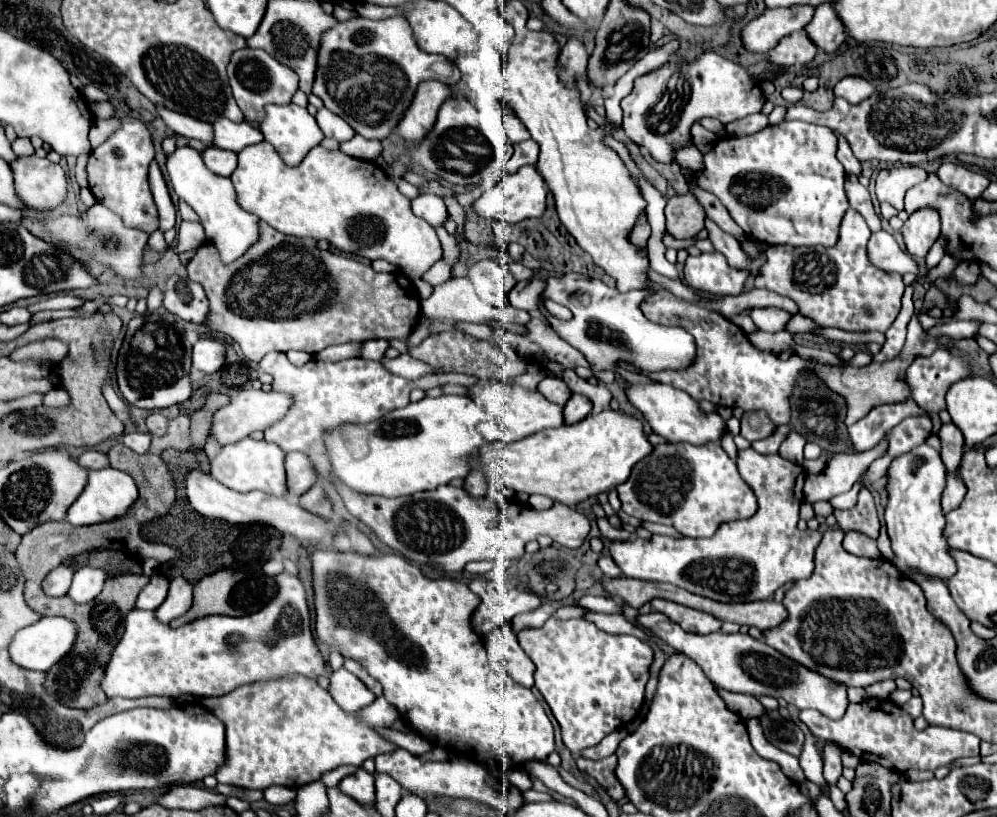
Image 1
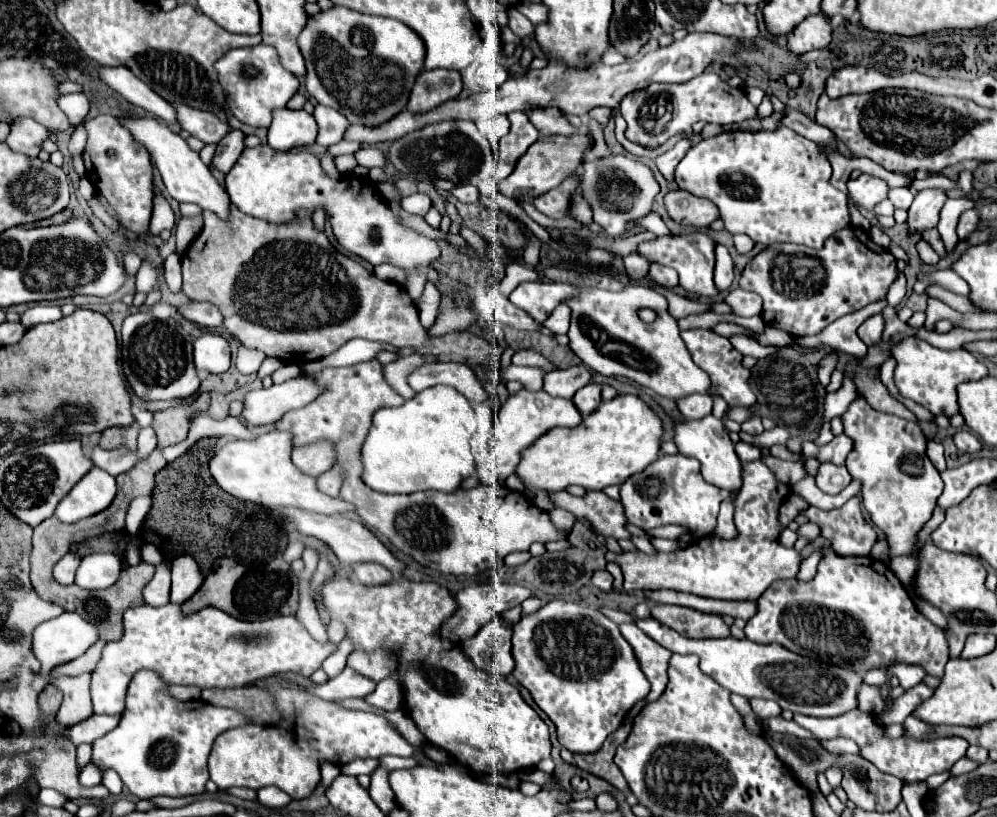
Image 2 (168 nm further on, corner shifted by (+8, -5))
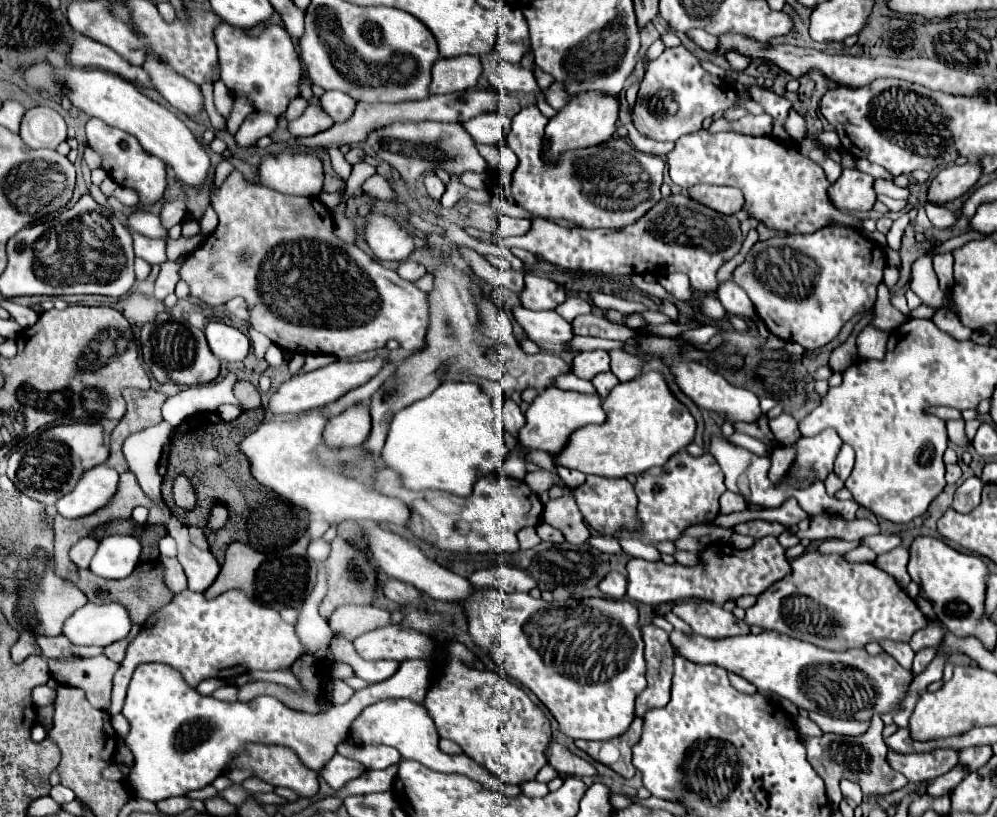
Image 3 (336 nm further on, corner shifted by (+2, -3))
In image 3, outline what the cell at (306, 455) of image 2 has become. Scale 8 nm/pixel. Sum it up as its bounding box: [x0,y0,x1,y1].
[323,402,371,448]

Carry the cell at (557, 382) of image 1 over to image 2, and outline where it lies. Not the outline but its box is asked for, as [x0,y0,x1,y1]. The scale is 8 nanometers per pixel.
[543,366,589,398]

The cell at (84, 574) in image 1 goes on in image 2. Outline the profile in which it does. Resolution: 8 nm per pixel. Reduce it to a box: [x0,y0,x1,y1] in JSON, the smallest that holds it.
[75,554,121,590]

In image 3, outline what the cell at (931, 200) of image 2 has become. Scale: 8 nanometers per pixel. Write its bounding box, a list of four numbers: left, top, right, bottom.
[929,158,981,204]

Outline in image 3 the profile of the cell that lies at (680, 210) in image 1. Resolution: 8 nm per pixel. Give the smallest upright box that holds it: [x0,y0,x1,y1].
[687,184,743,214]

